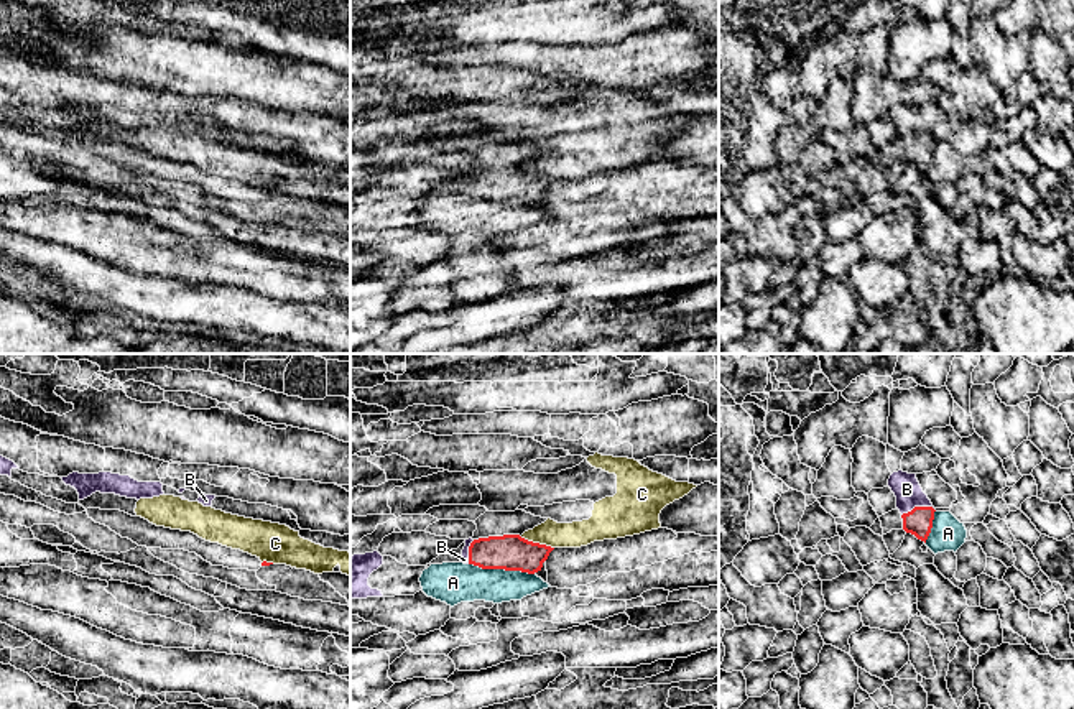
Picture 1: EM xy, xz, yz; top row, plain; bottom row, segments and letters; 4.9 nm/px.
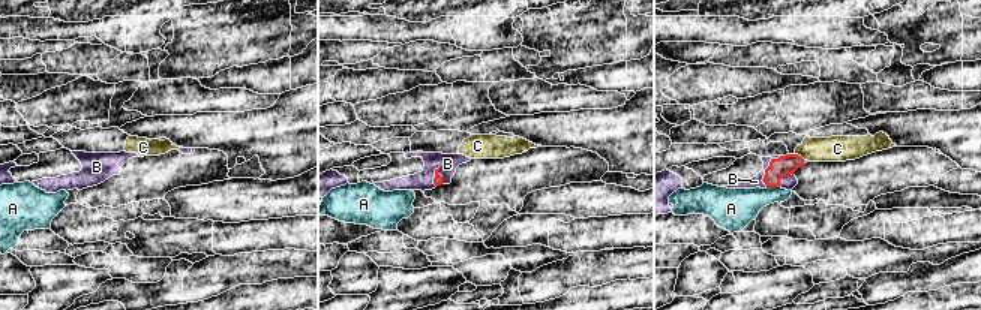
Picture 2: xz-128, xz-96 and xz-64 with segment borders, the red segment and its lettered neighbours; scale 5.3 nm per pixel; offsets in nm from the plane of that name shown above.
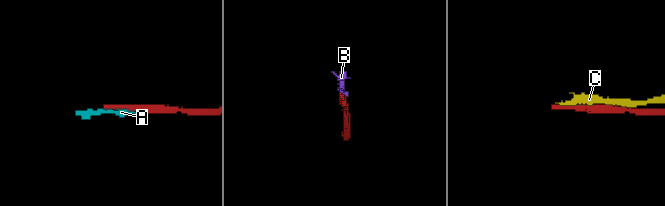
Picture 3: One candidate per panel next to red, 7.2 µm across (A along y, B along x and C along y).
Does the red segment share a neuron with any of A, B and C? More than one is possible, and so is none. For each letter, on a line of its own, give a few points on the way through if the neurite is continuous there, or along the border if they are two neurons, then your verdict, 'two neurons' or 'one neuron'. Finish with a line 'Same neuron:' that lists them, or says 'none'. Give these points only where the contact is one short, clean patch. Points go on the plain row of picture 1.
A: two neurons
B: way yz (918, 153), (916, 139), (907, 120); one neuron
C: two neurons
Same neuron: B

